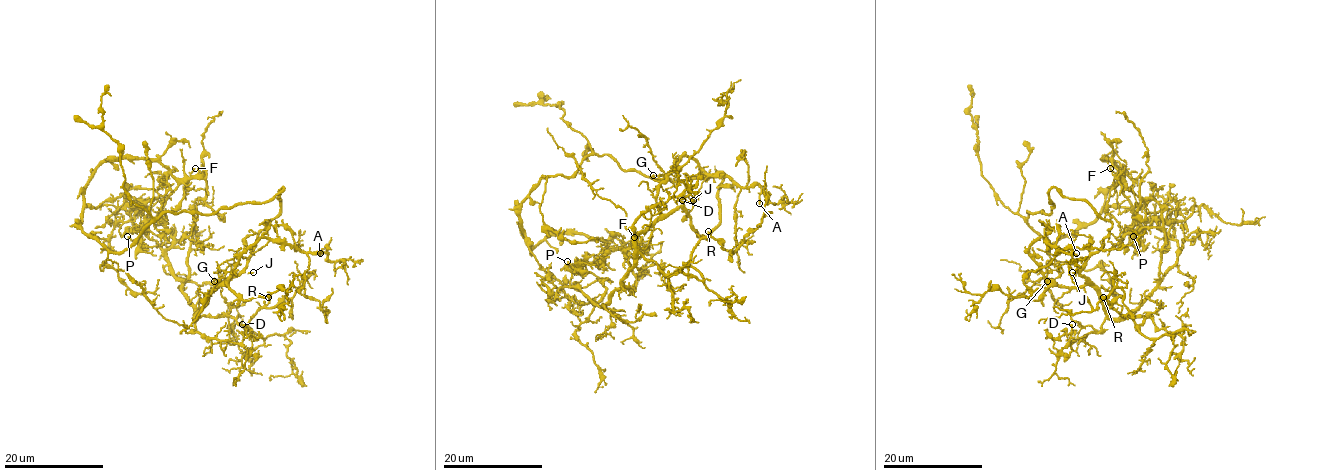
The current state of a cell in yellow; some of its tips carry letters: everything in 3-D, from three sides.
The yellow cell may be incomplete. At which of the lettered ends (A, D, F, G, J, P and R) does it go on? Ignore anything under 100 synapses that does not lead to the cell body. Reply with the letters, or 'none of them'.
J

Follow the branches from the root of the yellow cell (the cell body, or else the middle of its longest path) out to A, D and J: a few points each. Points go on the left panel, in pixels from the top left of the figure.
A: (265, 228), (247, 265), (217, 287), (231, 276), (238, 257), (262, 237), (280, 238), (303, 252), (320, 253)
D: (265, 228), (247, 265), (210, 294), (209, 303), (196, 317), (194, 332), (238, 343), (245, 333), (242, 324)
J: (265, 228), (256, 240), (245, 269), (247, 273), (253, 272)

